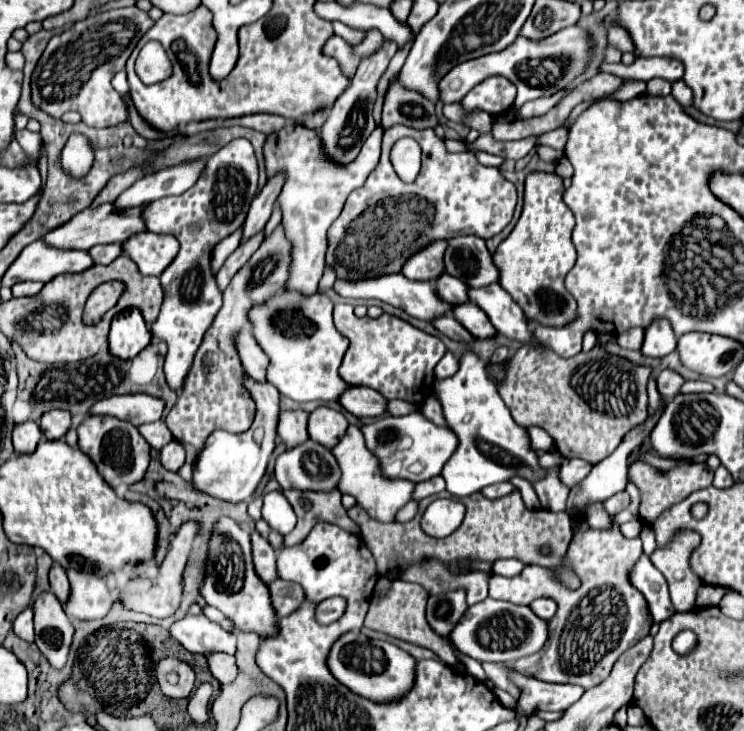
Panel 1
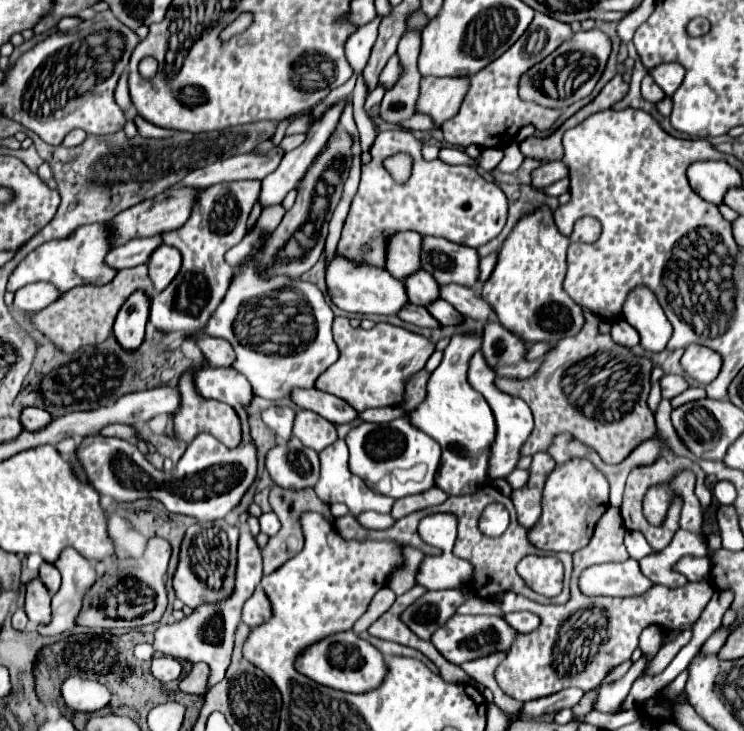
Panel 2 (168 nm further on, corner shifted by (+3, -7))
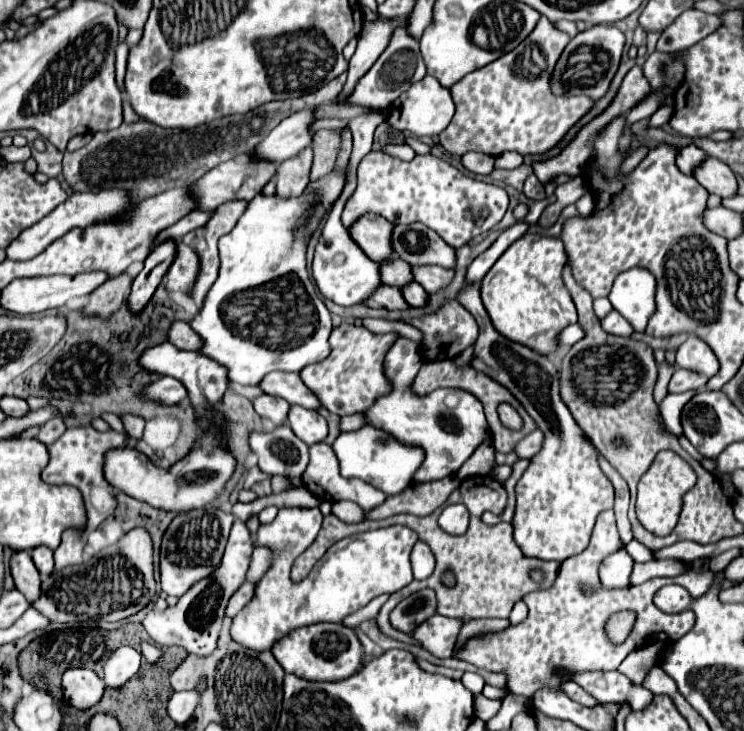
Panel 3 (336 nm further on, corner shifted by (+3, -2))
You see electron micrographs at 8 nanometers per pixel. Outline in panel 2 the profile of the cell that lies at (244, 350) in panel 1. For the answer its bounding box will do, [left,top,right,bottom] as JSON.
[196,336,236,368]

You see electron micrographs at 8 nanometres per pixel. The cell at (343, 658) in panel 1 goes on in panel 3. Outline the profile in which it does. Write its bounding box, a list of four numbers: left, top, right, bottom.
[272,623,362,681]

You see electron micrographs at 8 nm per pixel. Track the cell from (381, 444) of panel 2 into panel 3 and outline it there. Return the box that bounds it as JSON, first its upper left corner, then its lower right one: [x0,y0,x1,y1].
[332,425,424,495]

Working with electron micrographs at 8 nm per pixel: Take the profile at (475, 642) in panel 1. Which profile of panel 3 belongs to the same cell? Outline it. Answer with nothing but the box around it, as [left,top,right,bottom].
[410,615,462,659]

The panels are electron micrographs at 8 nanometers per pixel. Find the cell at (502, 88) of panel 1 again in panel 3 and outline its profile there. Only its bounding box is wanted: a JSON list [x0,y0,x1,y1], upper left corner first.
[440,19,594,157]

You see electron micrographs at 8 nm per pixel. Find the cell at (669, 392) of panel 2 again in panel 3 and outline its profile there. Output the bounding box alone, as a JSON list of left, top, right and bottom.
[668,369,708,393]

